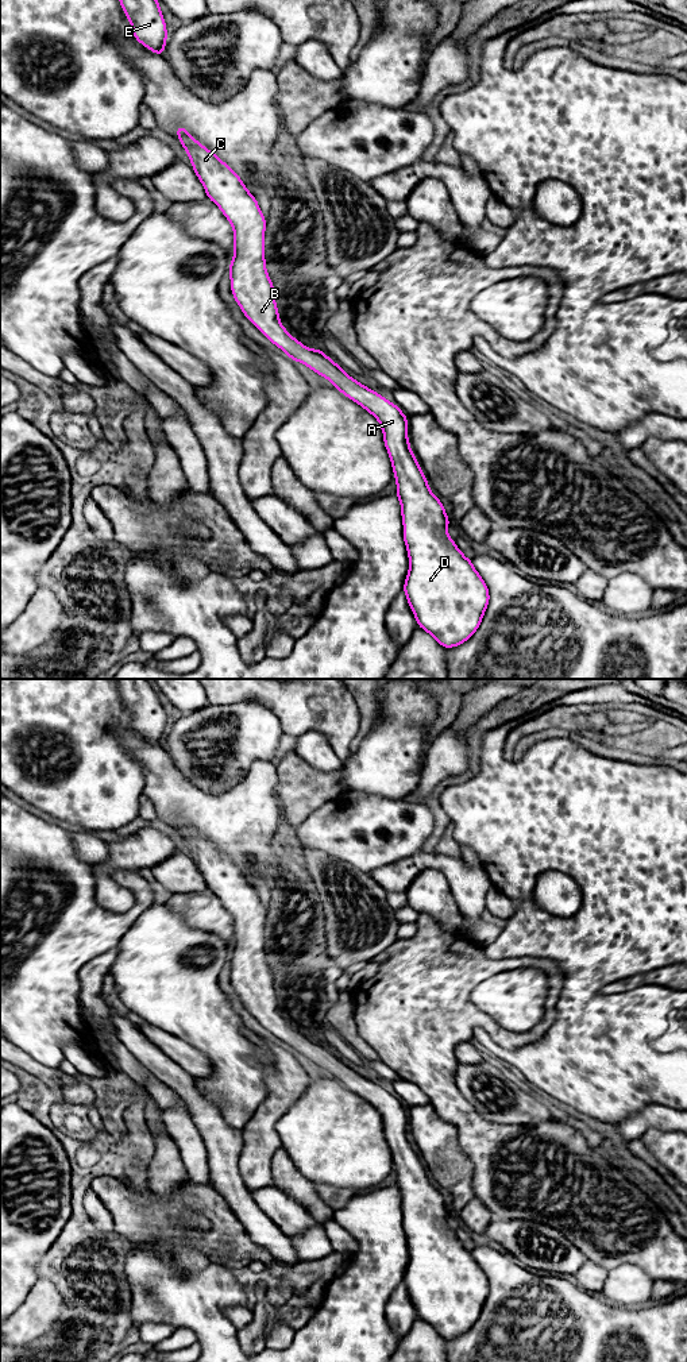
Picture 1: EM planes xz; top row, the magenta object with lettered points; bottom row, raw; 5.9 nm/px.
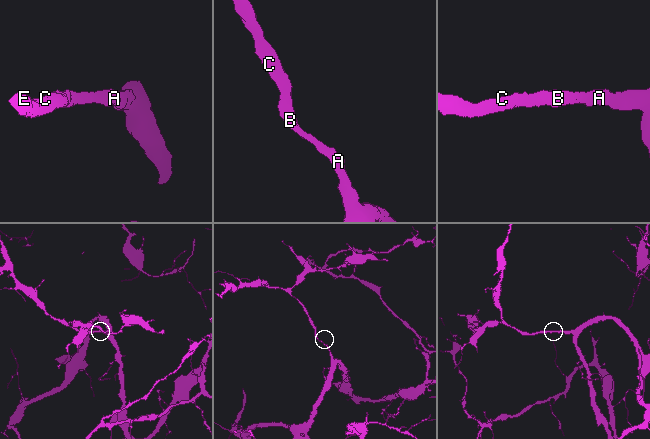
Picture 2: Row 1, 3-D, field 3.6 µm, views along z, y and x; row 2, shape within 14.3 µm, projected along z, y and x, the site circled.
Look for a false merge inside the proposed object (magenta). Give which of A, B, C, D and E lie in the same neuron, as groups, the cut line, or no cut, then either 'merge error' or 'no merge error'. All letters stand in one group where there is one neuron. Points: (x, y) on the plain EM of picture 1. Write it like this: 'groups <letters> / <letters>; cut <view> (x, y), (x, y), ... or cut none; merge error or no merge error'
groups A B C D E; cut none; no merge error

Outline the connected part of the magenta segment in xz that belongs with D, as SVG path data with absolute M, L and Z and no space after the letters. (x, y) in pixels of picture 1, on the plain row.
M177 817L174 822L190 849L192 859L201 872L207 888L221 900L233 918L235 946L231 950L228 965L231 968L232 987L243 1006L263 1027L285 1042L292 1052L297 1052L329 1070L333 1079L379 1112L385 1138L397 1172L395 1187L401 1193L402 1227L409 1246L409 1263L404 1273L408 1295L418 1319L427 1322L443 1339L448 1340L463 1335L479 1319L490 1292L490 1284L485 1272L474 1259L472 1251L462 1245L447 1224L451 1211L447 1208L441 1192L431 1184L429 1174L410 1141L408 1107L395 1095L346 1065L320 1039L310 1041L305 1038L285 1020L279 1012L274 989L274 975L266 962L263 927L267 910L260 903L256 888L247 881L242 869L227 854L198 834L186 819Z

